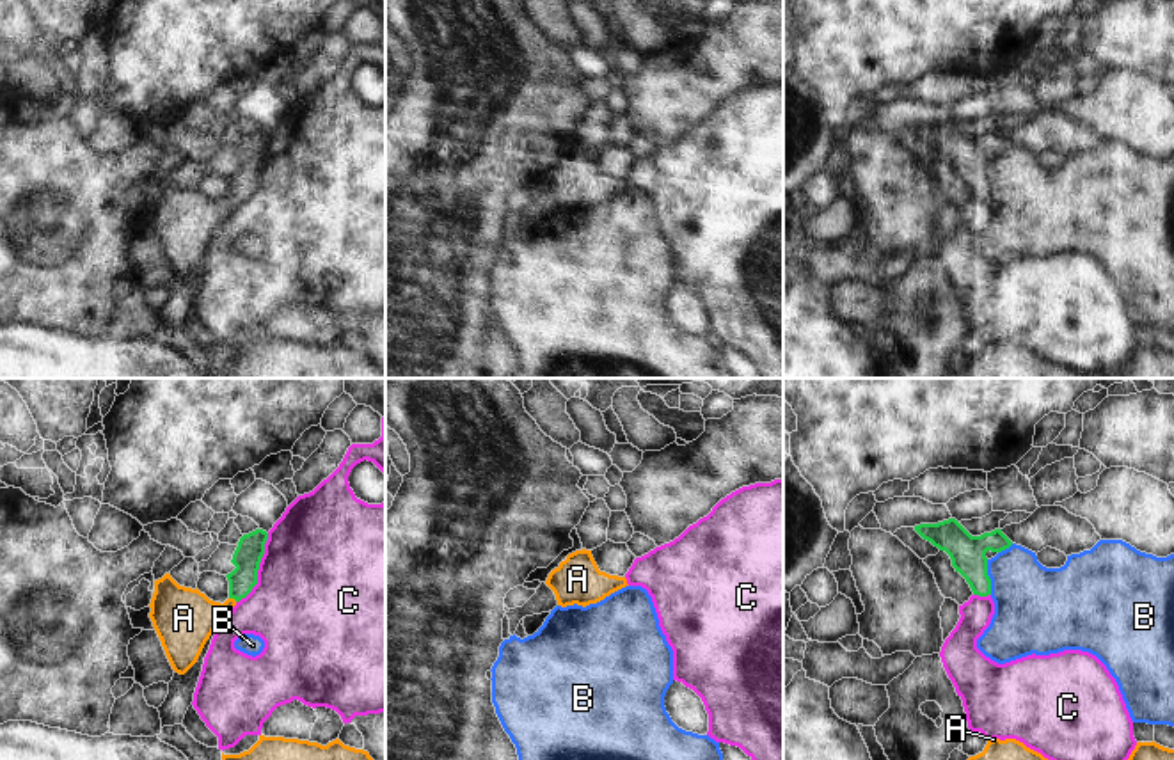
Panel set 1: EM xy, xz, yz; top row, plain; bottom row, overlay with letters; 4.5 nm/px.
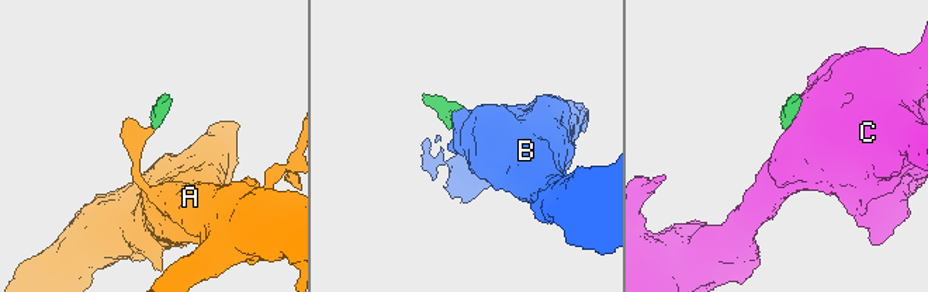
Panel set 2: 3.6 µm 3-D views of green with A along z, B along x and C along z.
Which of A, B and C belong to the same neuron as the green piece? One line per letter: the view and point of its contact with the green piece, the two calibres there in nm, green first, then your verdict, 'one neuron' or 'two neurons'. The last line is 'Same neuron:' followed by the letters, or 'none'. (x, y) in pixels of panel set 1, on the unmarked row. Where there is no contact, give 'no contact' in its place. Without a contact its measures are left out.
A: xy (233, 199) | 130/280 nm | one neuron
B: yz (988, 180) | 160/360 nm | two neurons
C: xy (258, 171) | 130/500 nm | two neurons
Same neuron: A

